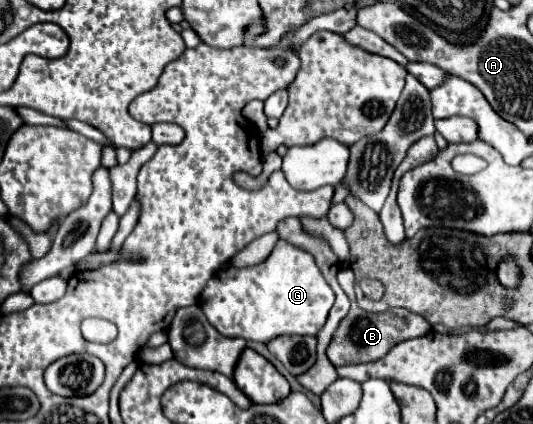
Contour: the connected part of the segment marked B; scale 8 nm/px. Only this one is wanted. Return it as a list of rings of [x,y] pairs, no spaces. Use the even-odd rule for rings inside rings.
[[[342,267],[338,273],[338,283],[344,289],[344,293],[348,295],[352,307],[350,313],[340,321],[330,345],[328,345],[328,359],[332,361],[334,367],[340,365],[354,365],[354,363],[368,363],[368,361],[376,361],[380,357],[384,357],[396,343],[404,341],[404,339],[412,339],[412,337],[420,337],[424,333],[428,333],[432,327],[428,325],[428,321],[424,317],[420,317],[418,313],[412,313],[408,309],[388,309],[384,313],[368,313],[362,311],[356,305],[356,295],[354,295],[354,273],[350,267]]]

